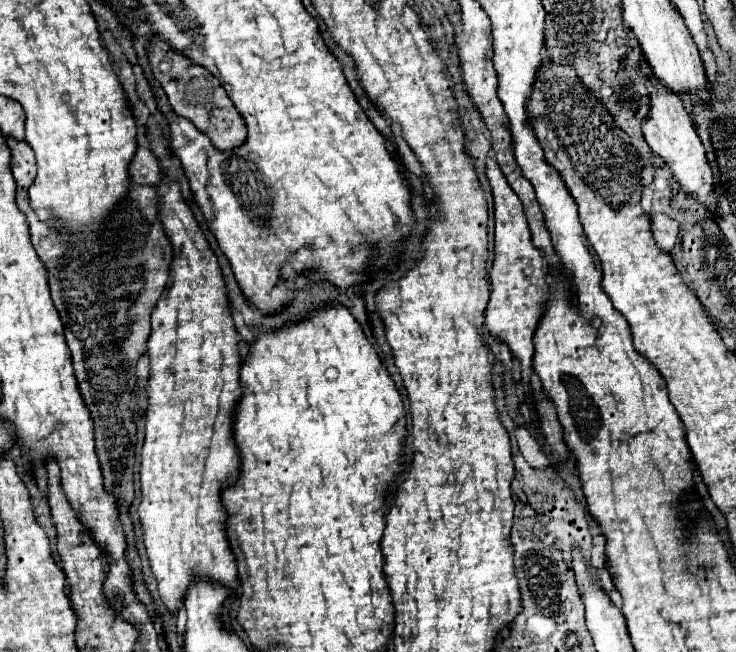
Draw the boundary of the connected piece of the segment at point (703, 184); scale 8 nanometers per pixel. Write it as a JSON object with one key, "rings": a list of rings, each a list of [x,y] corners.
{"rings":[[[647,72],[647,78],[649,78],[647,90],[649,90],[649,98],[651,98],[651,110],[649,110],[647,120],[641,126],[647,144],[651,146],[651,150],[655,154],[659,154],[665,160],[665,164],[669,166],[669,170],[673,172],[673,176],[677,178],[681,188],[685,192],[689,192],[693,198],[697,198],[711,214],[715,214],[717,194],[713,190],[713,172],[705,158],[705,148],[691,124],[691,118],[689,118],[685,106],[683,106],[683,100],[679,98],[679,94],[675,94],[667,86],[663,86],[661,80],[657,76],[653,76],[651,72]]]}

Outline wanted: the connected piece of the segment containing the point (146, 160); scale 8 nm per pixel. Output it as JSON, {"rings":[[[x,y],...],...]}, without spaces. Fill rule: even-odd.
{"rings":[[[137,148],[129,164],[129,178],[133,184],[147,184],[147,186],[157,186],[161,182],[159,162],[149,148]]]}

